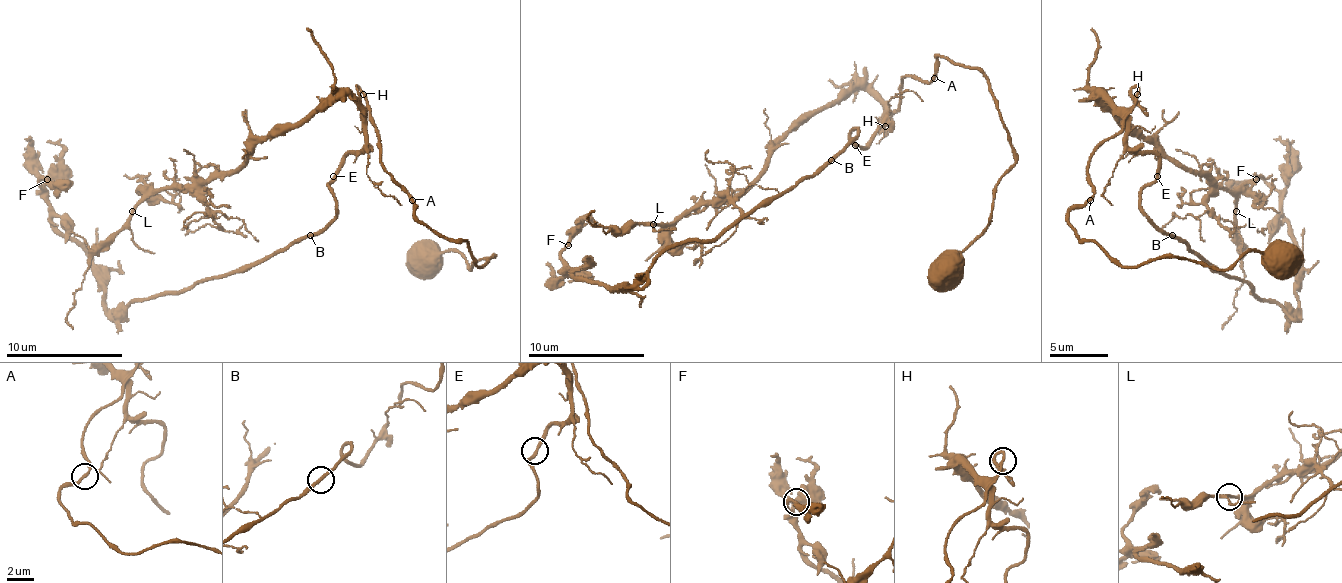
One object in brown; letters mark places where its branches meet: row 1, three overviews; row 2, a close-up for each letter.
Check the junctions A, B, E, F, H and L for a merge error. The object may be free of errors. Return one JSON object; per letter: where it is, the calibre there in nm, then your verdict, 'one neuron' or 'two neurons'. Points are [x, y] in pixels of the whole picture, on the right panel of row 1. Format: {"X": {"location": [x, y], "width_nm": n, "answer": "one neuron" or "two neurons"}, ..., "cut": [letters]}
{"A": {"location": [1090, 200], "width_nm": 200, "answer": "one neuron"}, "B": {"location": [1172, 235], "width_nm": 240, "answer": "one neuron"}, "E": {"location": [1157, 176], "width_nm": 240, "answer": "one neuron"}, "F": {"location": [1256, 179], "width_nm": 220, "answer": "one neuron"}, "H": {"location": [1137, 94], "width_nm": 180, "answer": "one neuron"}, "L": {"location": [1236, 211], "width_nm": 200, "answer": "one neuron"}, "cut": []}

